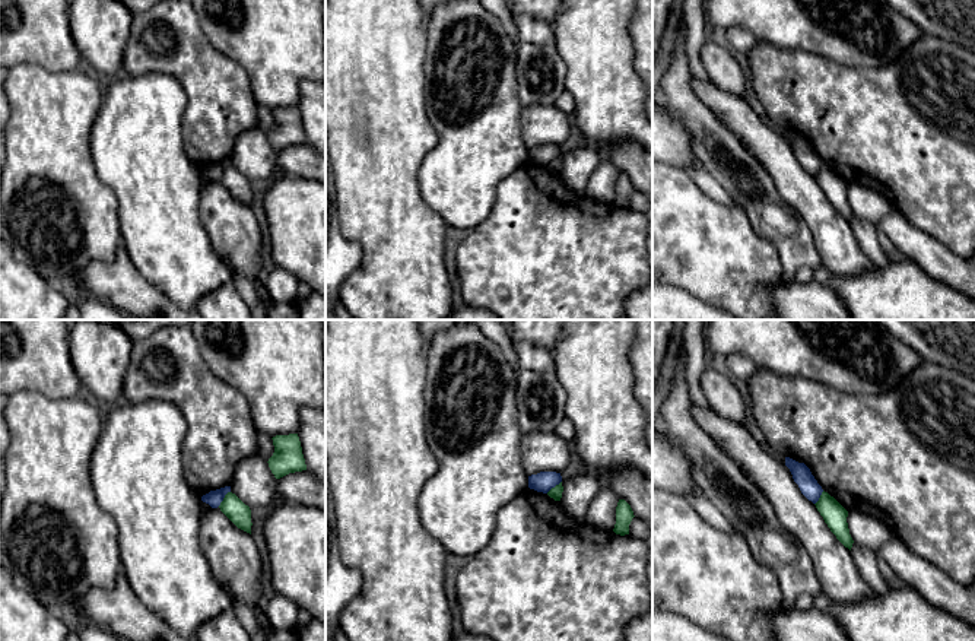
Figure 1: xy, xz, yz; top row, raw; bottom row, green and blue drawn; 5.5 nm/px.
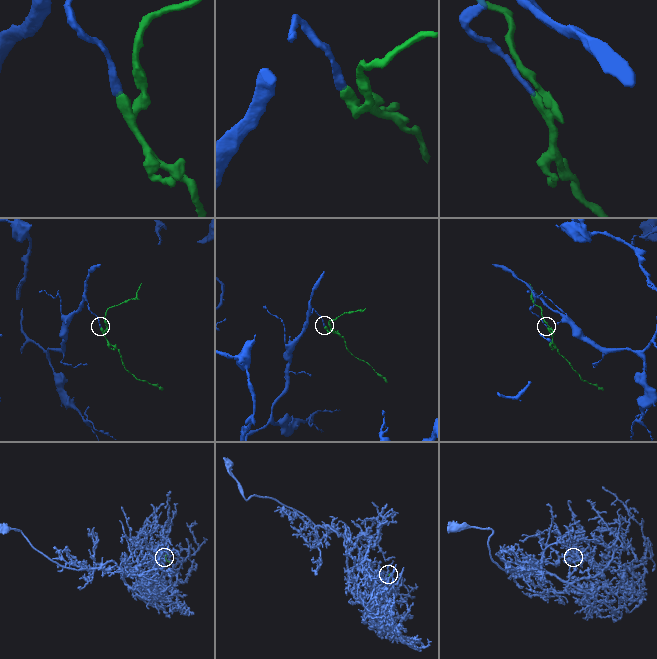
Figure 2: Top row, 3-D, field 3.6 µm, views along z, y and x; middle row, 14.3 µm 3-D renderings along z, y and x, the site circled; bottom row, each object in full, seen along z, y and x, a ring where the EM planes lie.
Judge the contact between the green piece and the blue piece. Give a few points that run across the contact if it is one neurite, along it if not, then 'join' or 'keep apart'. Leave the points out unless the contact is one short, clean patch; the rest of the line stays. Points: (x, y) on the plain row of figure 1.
line xy (229, 164), (218, 178); keep apart

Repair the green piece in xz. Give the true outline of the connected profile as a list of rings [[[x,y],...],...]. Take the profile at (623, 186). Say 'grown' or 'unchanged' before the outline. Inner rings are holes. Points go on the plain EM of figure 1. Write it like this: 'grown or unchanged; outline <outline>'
unchanged; outline [[[619,172],[616,180],[616,197],[613,204],[620,209],[629,207],[629,197],[633,190],[635,188],[631,178],[625,172]]]

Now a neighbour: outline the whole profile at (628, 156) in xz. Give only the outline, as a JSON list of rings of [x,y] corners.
[[[622,140],[609,146],[603,158],[613,164],[619,172],[625,172],[633,188],[652,197],[652,152],[645,150],[632,140]]]

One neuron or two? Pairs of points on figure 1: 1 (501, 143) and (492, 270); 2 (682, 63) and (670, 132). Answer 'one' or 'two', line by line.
1: two
2: two

